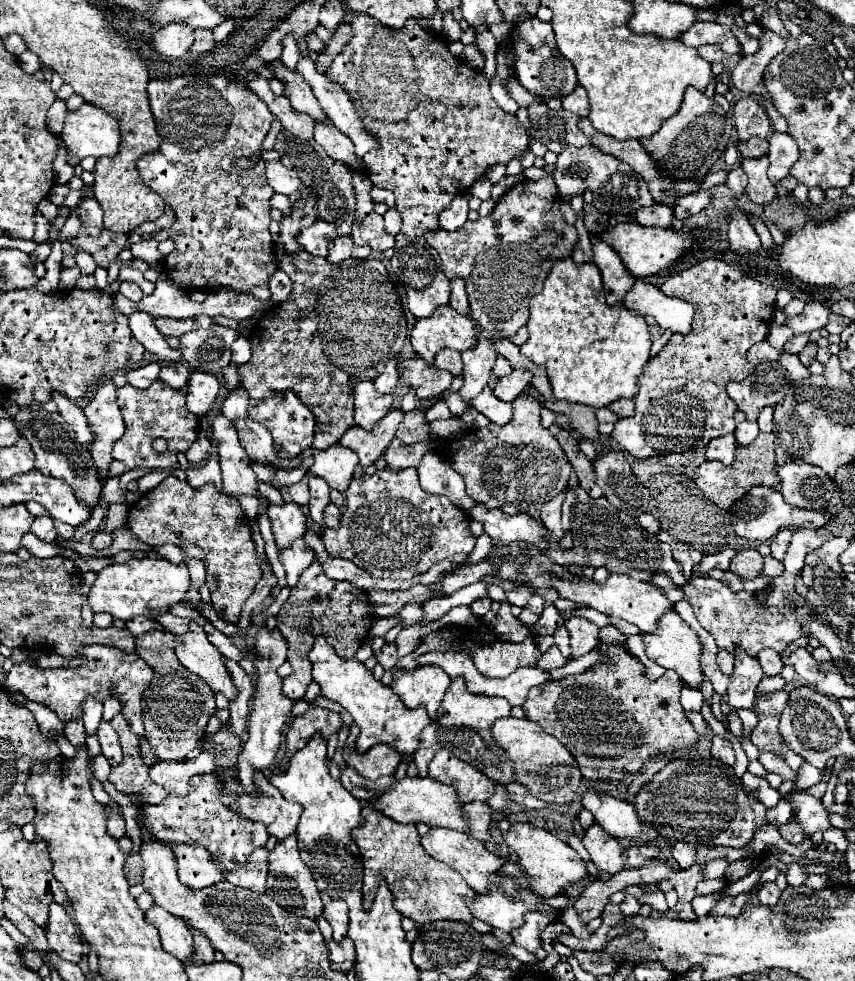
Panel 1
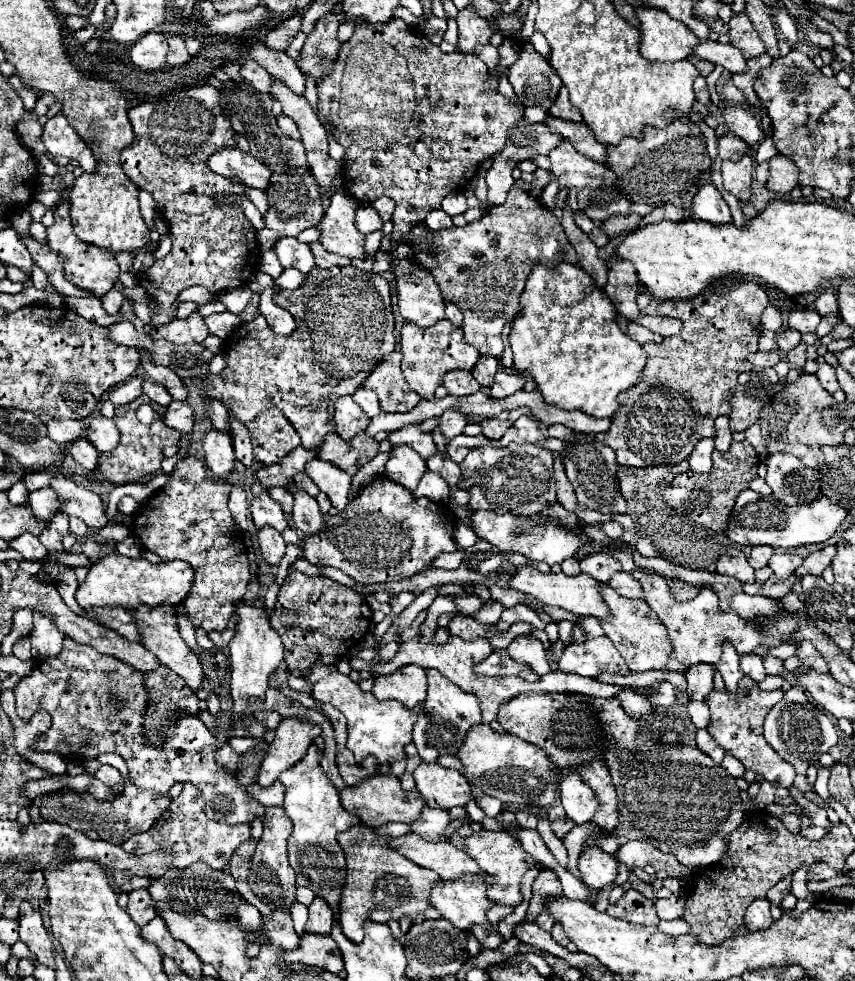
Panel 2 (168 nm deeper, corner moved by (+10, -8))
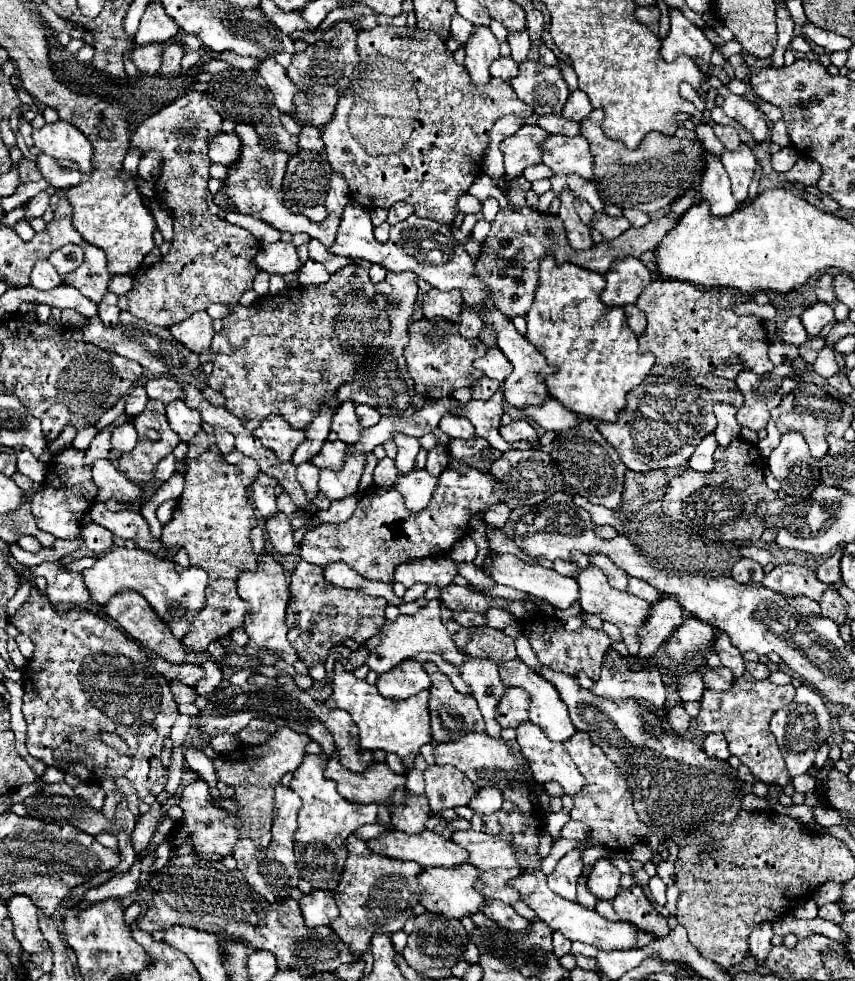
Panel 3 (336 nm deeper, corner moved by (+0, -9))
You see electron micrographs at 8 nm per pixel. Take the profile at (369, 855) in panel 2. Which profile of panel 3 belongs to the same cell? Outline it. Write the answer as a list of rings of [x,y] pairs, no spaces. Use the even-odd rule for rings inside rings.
[[[350,834],[346,838],[346,848],[348,860],[344,874],[334,890],[340,916],[330,926],[340,936],[340,940],[350,946],[350,950],[364,954],[370,948],[370,938],[374,932],[398,932],[412,914],[412,908],[420,902],[422,886],[418,884],[418,872],[422,872],[422,866],[416,862],[408,864],[404,860],[370,852],[366,840],[358,838],[356,834]]]

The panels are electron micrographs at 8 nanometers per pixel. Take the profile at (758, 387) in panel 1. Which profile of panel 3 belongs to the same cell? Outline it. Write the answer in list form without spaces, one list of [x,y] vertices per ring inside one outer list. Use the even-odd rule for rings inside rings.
[[[742,370],[736,384],[744,394],[744,406],[738,410],[740,426],[750,430],[764,430],[770,420],[770,410],[782,402],[782,378],[776,374],[754,374]]]

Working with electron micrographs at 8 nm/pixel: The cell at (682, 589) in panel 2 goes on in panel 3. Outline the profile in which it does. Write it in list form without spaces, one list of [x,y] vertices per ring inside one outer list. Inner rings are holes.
[[[666,596],[652,606],[650,616],[640,630],[642,646],[636,656],[638,664],[642,664],[646,656],[652,656],[656,648],[660,648],[660,644],[670,636],[670,632],[684,622],[686,614],[688,612],[682,608],[682,604],[678,604],[678,600],[674,600],[674,596]]]

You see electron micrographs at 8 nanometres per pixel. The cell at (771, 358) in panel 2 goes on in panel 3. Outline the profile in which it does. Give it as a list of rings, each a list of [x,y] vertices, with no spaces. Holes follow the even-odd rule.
[[[776,342],[776,344],[770,344],[768,356],[770,356],[772,364],[786,364],[798,356],[798,348],[792,344],[786,344],[786,342]]]

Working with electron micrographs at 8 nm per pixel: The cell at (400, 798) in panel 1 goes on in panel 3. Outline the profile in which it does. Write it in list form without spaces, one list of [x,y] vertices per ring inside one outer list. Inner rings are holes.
[[[332,754],[324,776],[336,782],[338,792],[354,804],[382,804],[388,810],[394,808],[390,794],[404,788],[406,778],[392,772],[384,762],[374,762],[364,774],[352,774],[338,762],[338,754]]]

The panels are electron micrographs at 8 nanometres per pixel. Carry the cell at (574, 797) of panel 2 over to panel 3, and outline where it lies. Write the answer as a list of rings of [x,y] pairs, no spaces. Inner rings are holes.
[[[532,722],[516,728],[516,742],[522,754],[528,758],[534,780],[558,782],[568,796],[576,796],[584,788],[584,776],[580,776],[576,764],[570,760],[564,744],[550,742],[548,736]]]

